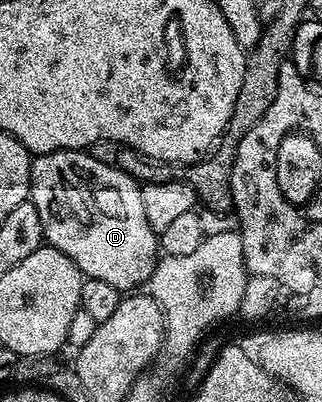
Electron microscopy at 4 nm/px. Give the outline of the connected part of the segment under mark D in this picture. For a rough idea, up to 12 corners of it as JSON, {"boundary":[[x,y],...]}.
{"boundary":[[92,152],[34,156],[45,241],[122,291],[159,237],[141,185]]}

